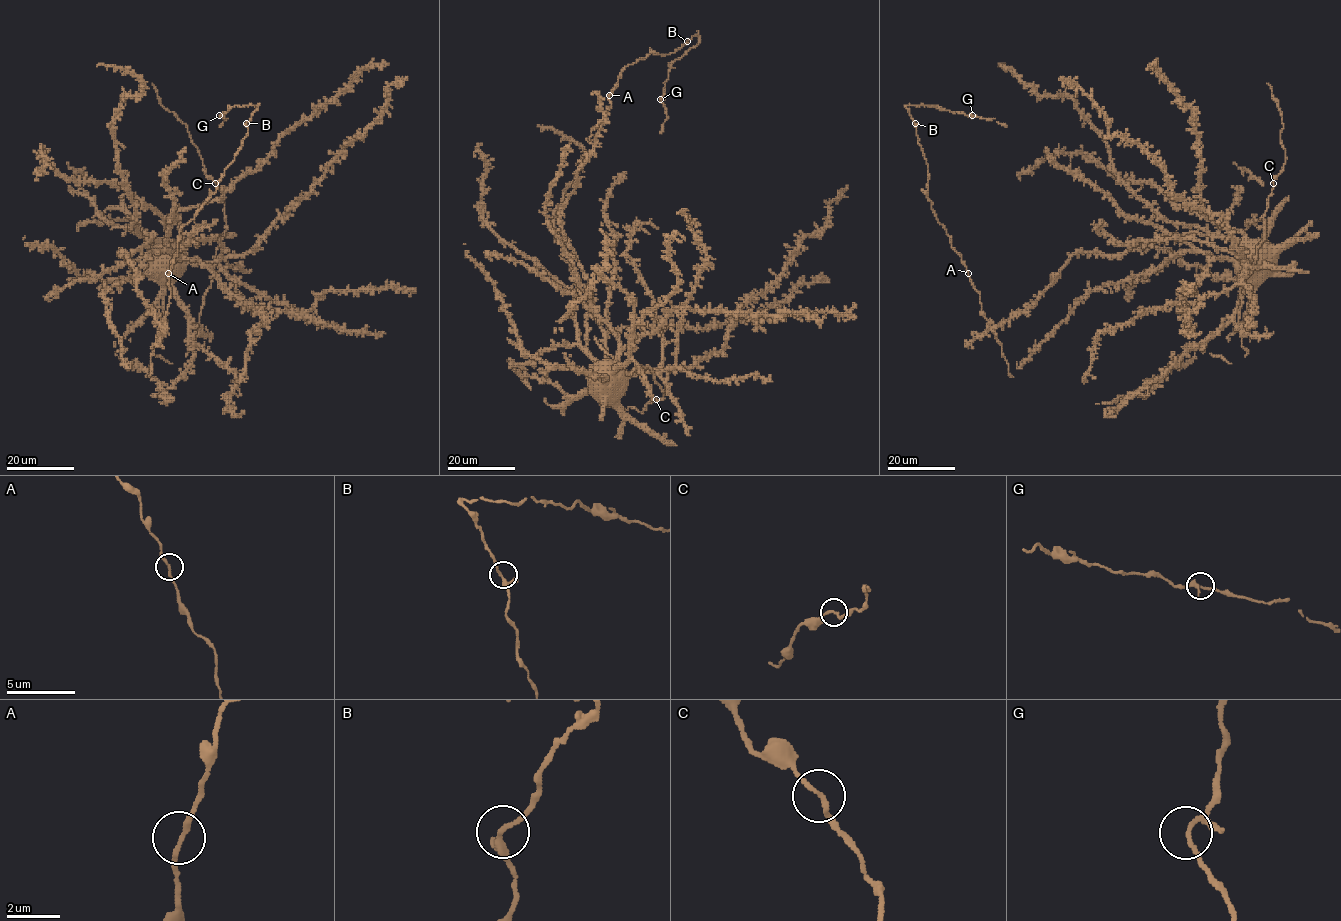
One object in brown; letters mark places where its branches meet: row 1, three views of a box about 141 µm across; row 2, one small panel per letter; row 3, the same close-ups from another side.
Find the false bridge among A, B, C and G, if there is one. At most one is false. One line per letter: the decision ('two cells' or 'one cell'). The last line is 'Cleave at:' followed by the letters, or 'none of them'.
A: one cell
B: one cell
C: one cell
G: one cell
Cleave at: none of them

